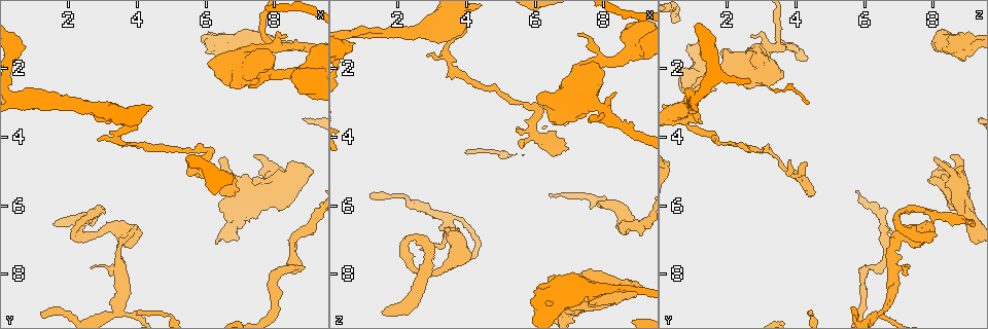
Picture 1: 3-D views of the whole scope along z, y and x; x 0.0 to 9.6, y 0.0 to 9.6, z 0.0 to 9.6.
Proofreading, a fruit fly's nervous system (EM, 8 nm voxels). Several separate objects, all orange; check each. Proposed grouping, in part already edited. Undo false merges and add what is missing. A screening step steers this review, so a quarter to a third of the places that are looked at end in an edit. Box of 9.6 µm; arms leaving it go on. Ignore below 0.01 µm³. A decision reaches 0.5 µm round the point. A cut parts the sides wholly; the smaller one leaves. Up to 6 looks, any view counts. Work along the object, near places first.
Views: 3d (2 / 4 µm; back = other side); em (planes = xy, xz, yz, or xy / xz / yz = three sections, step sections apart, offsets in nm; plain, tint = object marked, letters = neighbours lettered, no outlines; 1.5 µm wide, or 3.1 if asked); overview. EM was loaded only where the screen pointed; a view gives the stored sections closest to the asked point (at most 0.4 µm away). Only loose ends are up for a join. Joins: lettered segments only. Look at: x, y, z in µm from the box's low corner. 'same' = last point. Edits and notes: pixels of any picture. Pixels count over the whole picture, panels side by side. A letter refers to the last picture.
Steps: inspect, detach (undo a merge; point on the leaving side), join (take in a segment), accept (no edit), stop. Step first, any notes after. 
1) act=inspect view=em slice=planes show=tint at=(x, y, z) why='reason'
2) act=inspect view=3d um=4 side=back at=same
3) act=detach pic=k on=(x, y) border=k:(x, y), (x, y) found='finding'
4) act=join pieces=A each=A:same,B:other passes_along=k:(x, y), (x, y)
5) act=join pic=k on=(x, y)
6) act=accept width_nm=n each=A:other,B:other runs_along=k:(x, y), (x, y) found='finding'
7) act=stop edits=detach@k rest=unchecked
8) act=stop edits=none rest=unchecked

act=inspect view=3d um=2 at=(9.15, 5.00, 8.35) why='stops while still wide'

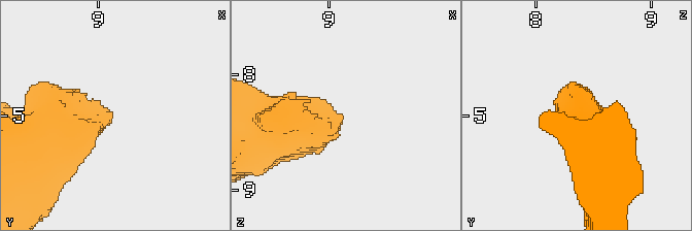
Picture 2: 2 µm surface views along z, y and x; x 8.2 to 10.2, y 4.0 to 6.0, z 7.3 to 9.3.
act=inspect view=em slice=planes show=plain at=(9.08, 5.02, 8.32)

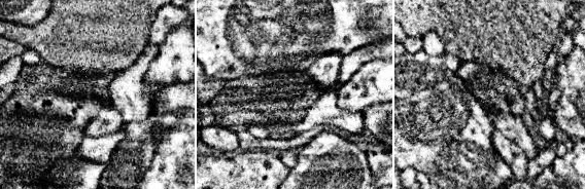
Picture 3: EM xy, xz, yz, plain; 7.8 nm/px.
act=inspect view=em slice=planes show=letters at=same

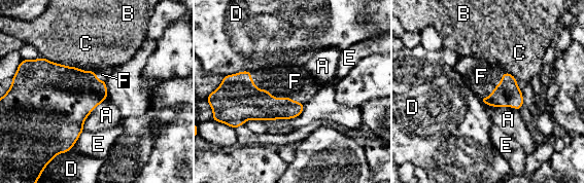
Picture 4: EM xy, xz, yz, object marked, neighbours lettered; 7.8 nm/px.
act=join pieces=F each=A:other,B:other,C:other,D:other,E:other,F:same passes_along=4:(240, 100), (271, 95), (295, 81) found='the cell continues'

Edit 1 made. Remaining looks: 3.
act=inspect view=3d um=2 side=back at=(6.90, 5.65, 4.35) why='an open end'

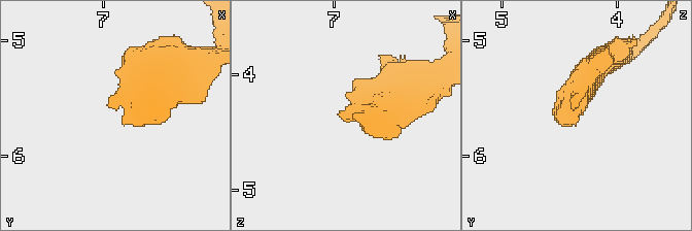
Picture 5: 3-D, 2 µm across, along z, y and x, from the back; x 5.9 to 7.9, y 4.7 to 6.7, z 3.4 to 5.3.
act=inspect view=em slice=planes show=plain at=(6.86, 5.68, 4.34)

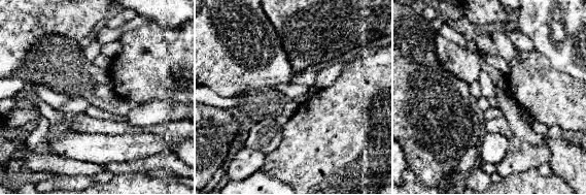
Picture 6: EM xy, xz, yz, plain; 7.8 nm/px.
act=inspect view=em slice=planes show=letters at=same

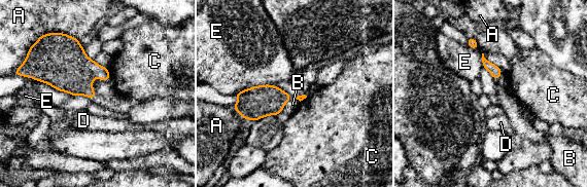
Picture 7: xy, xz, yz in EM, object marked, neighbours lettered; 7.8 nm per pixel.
act=accept each=A:other,B:other,C:other,D:other,E:other found='no lettered segment goes on from it'

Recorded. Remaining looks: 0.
act=stop edits=join@4 rest=unchecked

